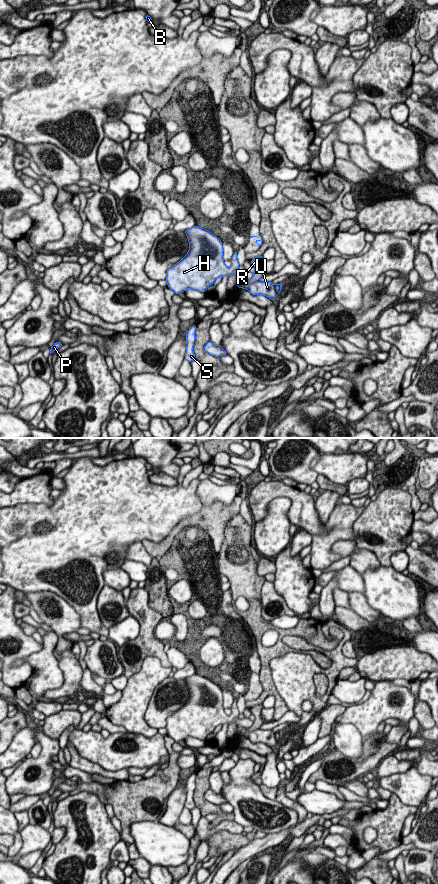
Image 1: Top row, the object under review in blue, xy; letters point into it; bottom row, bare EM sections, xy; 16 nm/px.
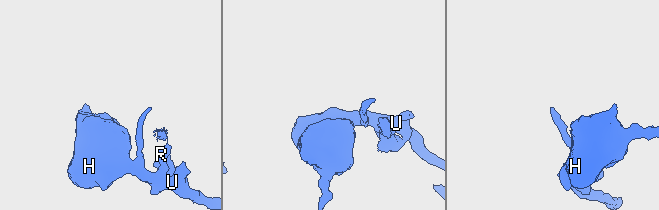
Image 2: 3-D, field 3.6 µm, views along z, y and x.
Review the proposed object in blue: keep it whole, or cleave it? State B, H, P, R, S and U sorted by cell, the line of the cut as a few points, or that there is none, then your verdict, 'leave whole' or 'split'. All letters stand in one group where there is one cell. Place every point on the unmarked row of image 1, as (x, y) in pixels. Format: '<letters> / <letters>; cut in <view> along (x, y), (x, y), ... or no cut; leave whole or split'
B H P S U / R; cut in xy along (259, 728), (247, 731), (243, 735); split

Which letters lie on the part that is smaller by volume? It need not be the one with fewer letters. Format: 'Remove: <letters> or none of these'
Remove: R

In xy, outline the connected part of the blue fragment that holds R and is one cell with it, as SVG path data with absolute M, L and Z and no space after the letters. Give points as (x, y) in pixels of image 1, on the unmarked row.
M263 704L255 705L251 708L252 715L255 716L255 720L253 721L253 725L248 728L248 732L244 735L244 737L248 738L248 733L257 729L260 729L261 725L263 724L261 711L263 709Z

